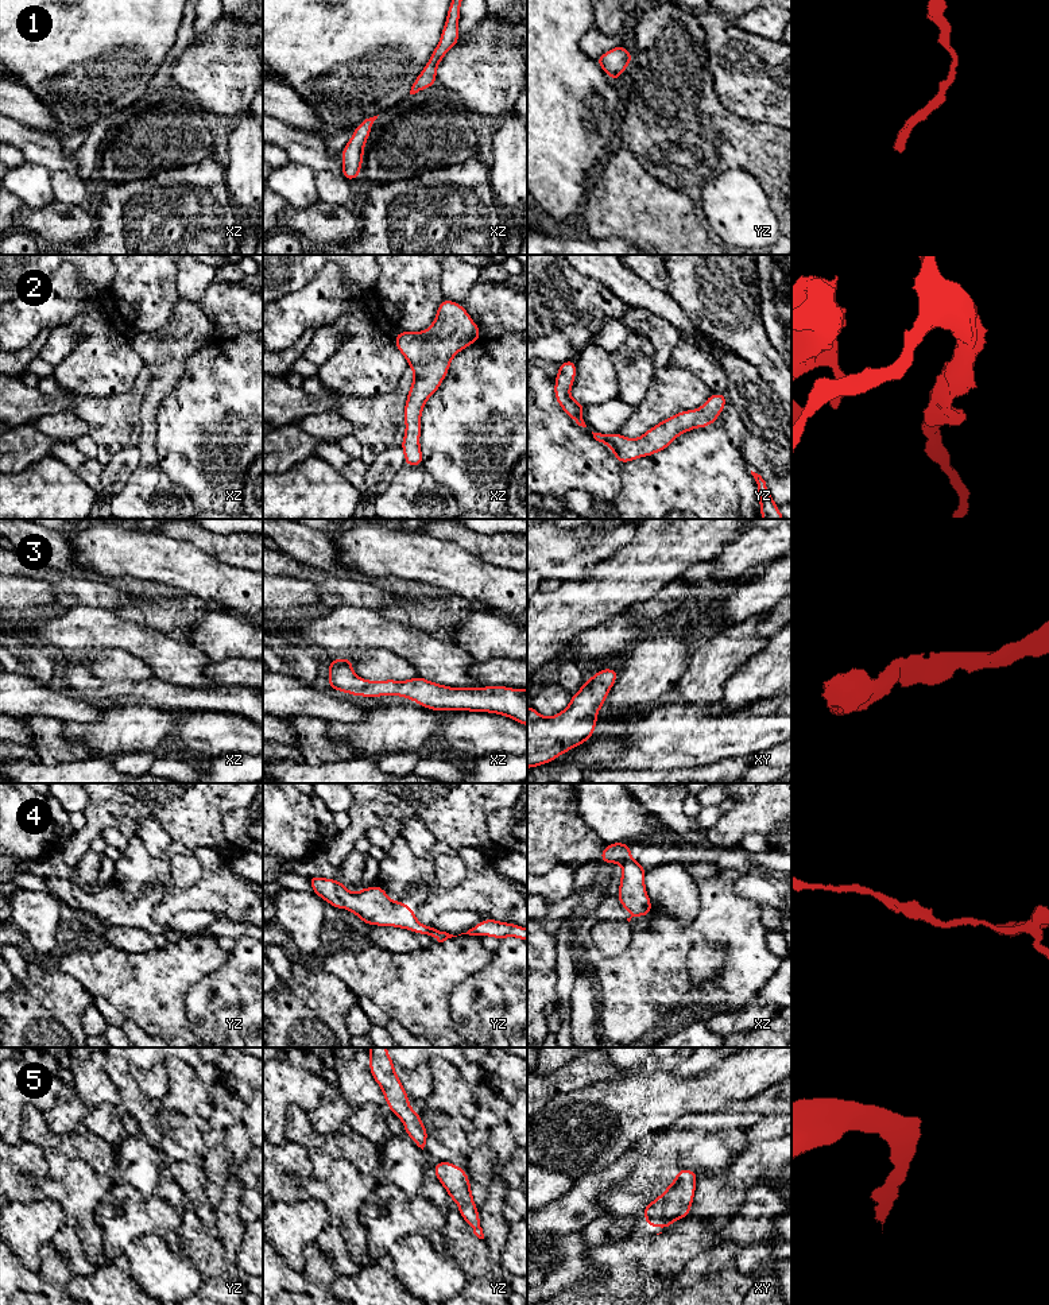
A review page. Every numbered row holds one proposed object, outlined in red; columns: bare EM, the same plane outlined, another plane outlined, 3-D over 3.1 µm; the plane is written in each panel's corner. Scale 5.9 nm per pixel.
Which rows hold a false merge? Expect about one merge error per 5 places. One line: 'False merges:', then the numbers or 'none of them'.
False merges: none of them

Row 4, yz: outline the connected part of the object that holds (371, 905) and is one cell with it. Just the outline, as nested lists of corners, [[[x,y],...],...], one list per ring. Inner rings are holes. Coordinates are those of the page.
[[[309,875],[311,884],[311,891],[321,897],[326,903],[341,910],[347,910],[356,914],[365,925],[378,925],[378,926],[396,926],[399,929],[413,930],[415,934],[433,936],[438,942],[444,942],[448,938],[457,937],[446,932],[441,932],[434,926],[422,925],[415,918],[415,910],[410,909],[400,899],[391,902],[387,897],[387,891],[379,886],[372,886],[361,888],[359,892],[349,892],[341,880],[325,879],[321,876]]]

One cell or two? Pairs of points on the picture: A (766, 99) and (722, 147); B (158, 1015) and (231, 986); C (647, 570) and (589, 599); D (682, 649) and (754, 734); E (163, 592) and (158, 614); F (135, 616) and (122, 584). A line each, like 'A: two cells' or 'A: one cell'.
A: two cells
B: two cells
C: one cell
D: two cells
E: one cell
F: one cell

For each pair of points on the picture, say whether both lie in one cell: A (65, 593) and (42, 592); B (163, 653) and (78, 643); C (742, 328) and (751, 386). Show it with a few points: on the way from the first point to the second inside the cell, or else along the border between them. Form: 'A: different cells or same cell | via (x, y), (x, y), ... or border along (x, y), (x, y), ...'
A: different cells | border along (23, 577), (46, 581), (51, 588), (55, 603)
B: same cell | via (142, 641), (132, 636), (100, 636)
C: different cells | border along (732, 349), (753, 366), (767, 386)

